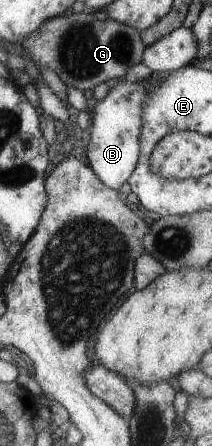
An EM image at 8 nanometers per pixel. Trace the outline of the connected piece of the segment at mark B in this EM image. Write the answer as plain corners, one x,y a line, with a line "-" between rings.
148,79
133,83
120,82
102,100
97,100
94,108
89,111
92,130
89,151
84,160
108,188
118,191
136,168
140,150
141,114
149,96
148,90

